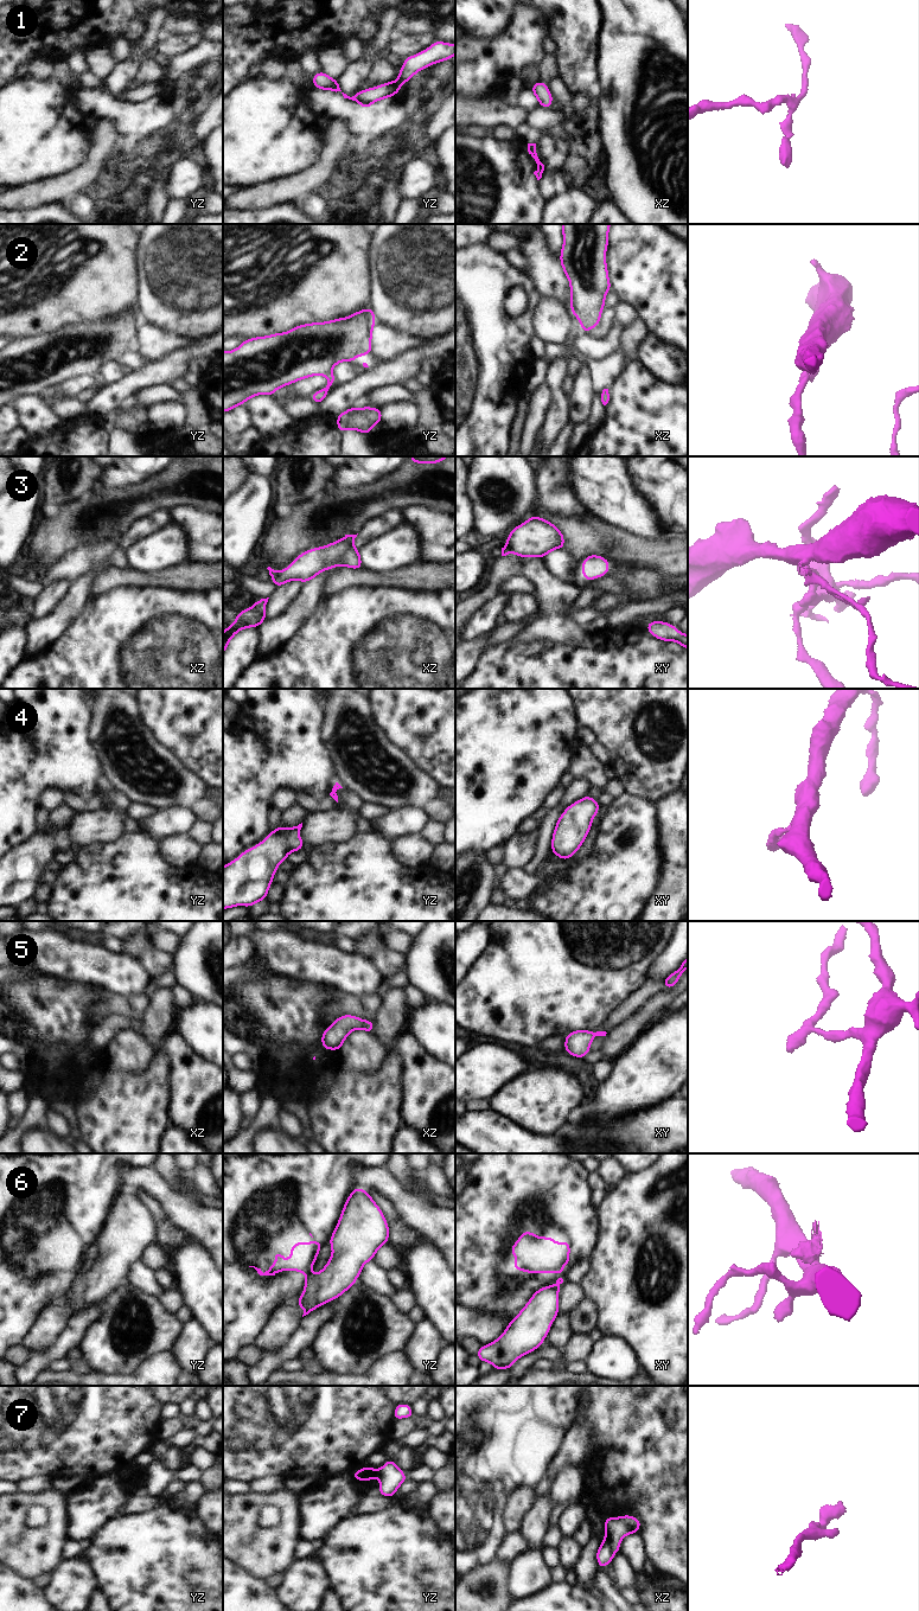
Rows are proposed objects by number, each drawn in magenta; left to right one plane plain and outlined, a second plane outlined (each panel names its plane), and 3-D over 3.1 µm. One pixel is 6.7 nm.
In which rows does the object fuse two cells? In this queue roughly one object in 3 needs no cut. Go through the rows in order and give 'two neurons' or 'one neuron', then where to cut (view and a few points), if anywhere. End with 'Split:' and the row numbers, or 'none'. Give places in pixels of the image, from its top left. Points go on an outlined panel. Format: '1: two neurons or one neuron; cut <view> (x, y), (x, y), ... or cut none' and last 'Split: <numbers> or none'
1: two neurons; cut yz (397, 80), (401, 83)
2: two neurons; cut yz (331, 370), (326, 375)
3: two neurons; cut xz (278, 571), (272, 579)
4: one neuron; cut none
5: one neuron; cut none
6: two neurons; cut yz (312, 1274), (305, 1284)
7: two neurons; cut xz (604, 1540), (613, 1553)
Split: 1, 2, 3, 6, 7

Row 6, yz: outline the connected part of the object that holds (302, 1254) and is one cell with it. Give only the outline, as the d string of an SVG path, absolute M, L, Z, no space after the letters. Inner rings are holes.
M313 1239L312 1242L294 1242L291 1247L291 1258L286 1261L280 1251L273 1253L276 1262L263 1273L261 1268L254 1267L260 1276L275 1276L281 1271L298 1271L306 1273L305 1284L307 1284L312 1276L312 1266L317 1261L323 1242Z

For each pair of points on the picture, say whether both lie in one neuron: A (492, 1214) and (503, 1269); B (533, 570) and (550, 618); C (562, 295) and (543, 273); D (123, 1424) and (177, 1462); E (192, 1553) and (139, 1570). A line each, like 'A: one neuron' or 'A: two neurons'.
A: one neuron
B: one neuron
C: one neuron
D: two neurons
E: one neuron

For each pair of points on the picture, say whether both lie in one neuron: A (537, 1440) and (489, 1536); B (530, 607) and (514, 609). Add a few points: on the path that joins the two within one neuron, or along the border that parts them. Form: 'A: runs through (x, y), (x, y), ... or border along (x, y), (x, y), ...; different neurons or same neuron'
A: runs through (514, 1464), (489, 1489), (489, 1513); same neuron
B: runs through (527, 607), (517, 609); same neuron

